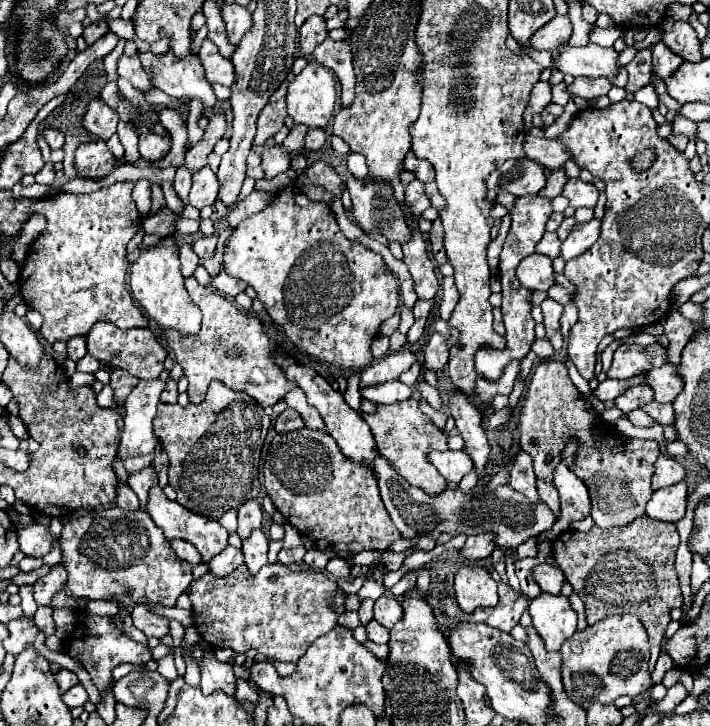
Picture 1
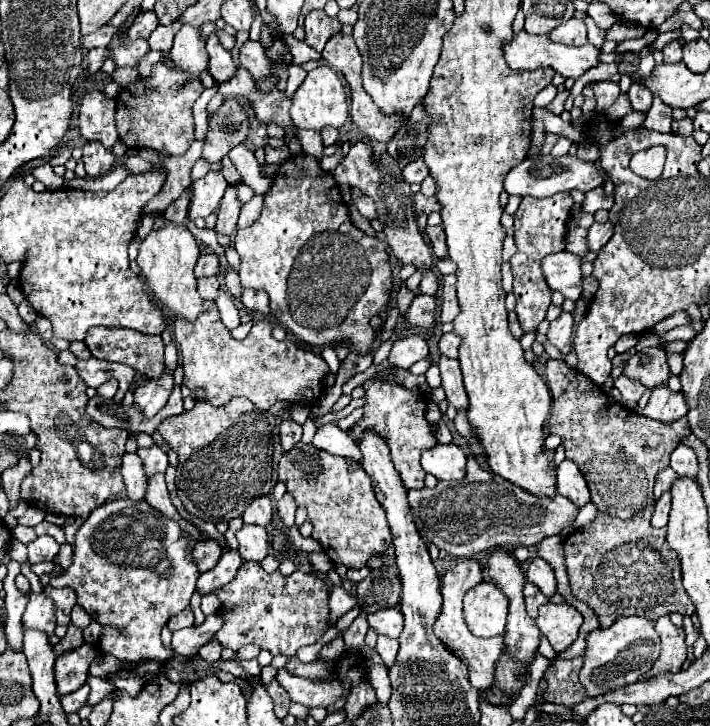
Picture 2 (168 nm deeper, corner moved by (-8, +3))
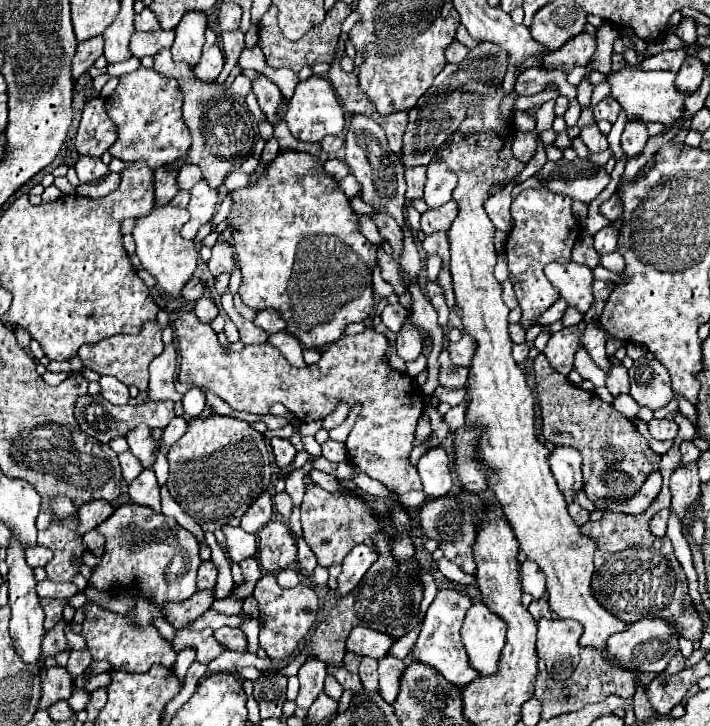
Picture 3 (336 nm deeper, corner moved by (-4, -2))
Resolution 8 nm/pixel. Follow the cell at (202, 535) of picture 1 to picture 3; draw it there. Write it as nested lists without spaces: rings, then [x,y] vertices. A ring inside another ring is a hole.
[[[142,470],[140,476],[130,484],[130,498],[142,506],[150,506],[156,514],[160,514],[160,484],[156,480],[154,470]]]

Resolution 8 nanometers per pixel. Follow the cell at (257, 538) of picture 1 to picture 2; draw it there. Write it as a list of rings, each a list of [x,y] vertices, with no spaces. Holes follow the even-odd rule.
[[[244,525],[240,531],[236,531],[238,537],[238,553],[244,561],[262,561],[270,553],[268,533],[264,527],[250,527]]]

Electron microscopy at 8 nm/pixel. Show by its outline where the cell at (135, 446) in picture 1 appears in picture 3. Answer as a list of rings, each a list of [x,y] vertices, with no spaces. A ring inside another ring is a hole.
[[[170,344],[164,352],[150,362],[150,384],[148,384],[148,398],[152,402],[160,400],[182,400],[182,394],[174,388],[174,372],[176,372],[176,346]]]

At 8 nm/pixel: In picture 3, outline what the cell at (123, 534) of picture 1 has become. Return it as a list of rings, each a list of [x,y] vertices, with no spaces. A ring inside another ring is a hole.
[[[138,504],[118,506],[96,530],[104,536],[106,544],[100,562],[92,566],[88,586],[104,594],[124,590],[134,606],[130,612],[118,614],[104,608],[98,600],[86,600],[82,606],[86,614],[82,636],[86,638],[88,652],[94,660],[110,662],[112,670],[146,672],[152,666],[172,668],[176,664],[174,646],[160,636],[152,620],[164,618],[162,606],[166,602],[182,602],[196,592],[196,570],[200,566],[198,540],[174,518],[154,516],[148,506]]]

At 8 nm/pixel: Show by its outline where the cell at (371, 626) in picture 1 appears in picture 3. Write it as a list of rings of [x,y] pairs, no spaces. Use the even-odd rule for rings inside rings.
[[[386,654],[378,660],[378,674],[380,674],[380,694],[382,698],[392,704],[398,694],[400,674],[404,670],[404,662],[392,654]]]

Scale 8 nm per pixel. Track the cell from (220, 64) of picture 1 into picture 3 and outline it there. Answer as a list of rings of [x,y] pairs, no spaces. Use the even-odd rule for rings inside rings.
[[[208,28],[206,30],[206,42],[204,42],[202,58],[200,58],[200,62],[192,70],[194,70],[194,74],[196,74],[198,80],[202,80],[202,82],[214,82],[216,76],[220,74],[222,66],[224,66],[224,54],[220,50],[216,34]]]

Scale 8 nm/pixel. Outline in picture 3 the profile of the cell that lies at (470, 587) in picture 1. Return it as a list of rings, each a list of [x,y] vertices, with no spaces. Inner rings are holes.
[[[474,602],[462,624],[462,642],[468,652],[470,666],[484,676],[494,674],[500,650],[506,642],[506,622],[484,602]]]

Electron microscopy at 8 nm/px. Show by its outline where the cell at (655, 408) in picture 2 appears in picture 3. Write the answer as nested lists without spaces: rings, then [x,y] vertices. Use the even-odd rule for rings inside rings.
[[[652,418],[648,422],[648,428],[656,440],[674,440],[676,432],[678,432],[678,424],[674,420],[666,420],[666,418],[662,418],[662,420]]]

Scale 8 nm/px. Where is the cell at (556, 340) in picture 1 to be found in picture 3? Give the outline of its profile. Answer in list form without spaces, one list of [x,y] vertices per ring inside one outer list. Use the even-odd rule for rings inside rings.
[[[576,326],[570,328],[562,328],[558,332],[554,332],[544,348],[544,354],[548,358],[548,362],[564,376],[570,374],[572,370],[572,360],[574,360],[574,352],[580,346],[580,332]]]

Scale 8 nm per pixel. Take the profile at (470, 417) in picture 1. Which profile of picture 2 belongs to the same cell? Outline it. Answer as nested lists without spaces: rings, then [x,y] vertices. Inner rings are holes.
[[[442,355],[438,359],[438,365],[440,365],[442,387],[446,391],[448,403],[452,403],[456,409],[466,409],[466,389],[462,385],[462,373],[460,373],[458,359],[448,359]]]

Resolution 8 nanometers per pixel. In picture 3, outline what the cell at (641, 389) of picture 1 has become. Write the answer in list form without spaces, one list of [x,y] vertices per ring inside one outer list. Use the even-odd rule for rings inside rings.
[[[614,362],[612,370],[608,372],[608,378],[606,378],[606,388],[612,396],[620,396],[620,394],[628,394],[630,390],[630,382],[628,382],[628,370],[620,364],[620,362]]]

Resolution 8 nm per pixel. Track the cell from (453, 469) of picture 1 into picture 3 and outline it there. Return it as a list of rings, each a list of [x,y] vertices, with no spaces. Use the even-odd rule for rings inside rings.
[[[442,446],[432,448],[418,460],[418,474],[424,484],[424,492],[430,498],[438,498],[450,492],[454,480],[450,470],[450,458]]]

